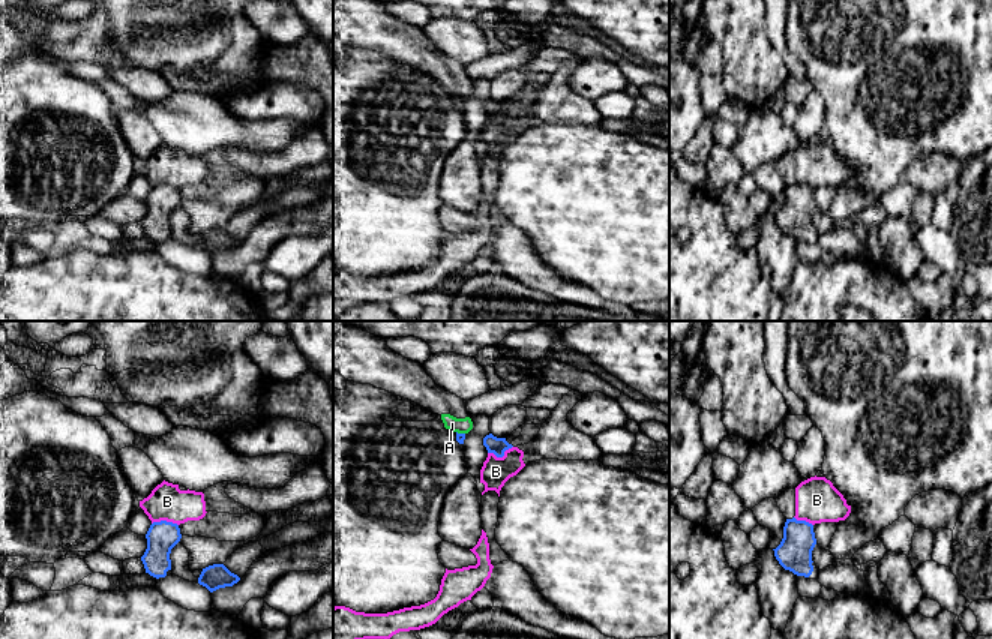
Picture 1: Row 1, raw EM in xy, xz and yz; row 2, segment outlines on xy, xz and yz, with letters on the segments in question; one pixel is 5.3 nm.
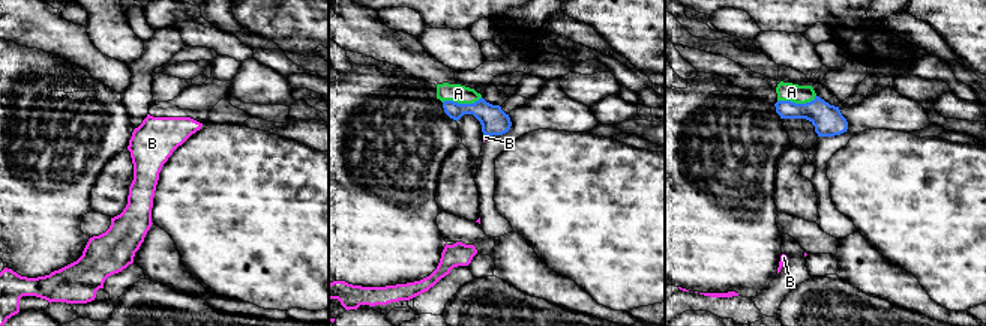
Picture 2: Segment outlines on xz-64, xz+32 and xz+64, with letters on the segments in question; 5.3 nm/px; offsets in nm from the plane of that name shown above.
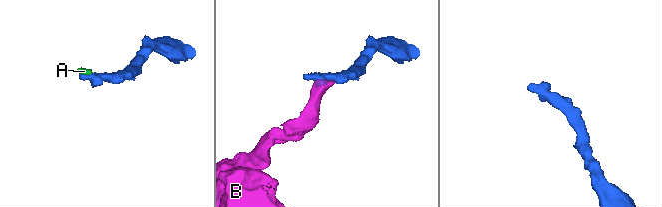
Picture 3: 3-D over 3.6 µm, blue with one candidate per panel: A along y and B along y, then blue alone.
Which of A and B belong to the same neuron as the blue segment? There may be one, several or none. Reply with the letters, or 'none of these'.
A

